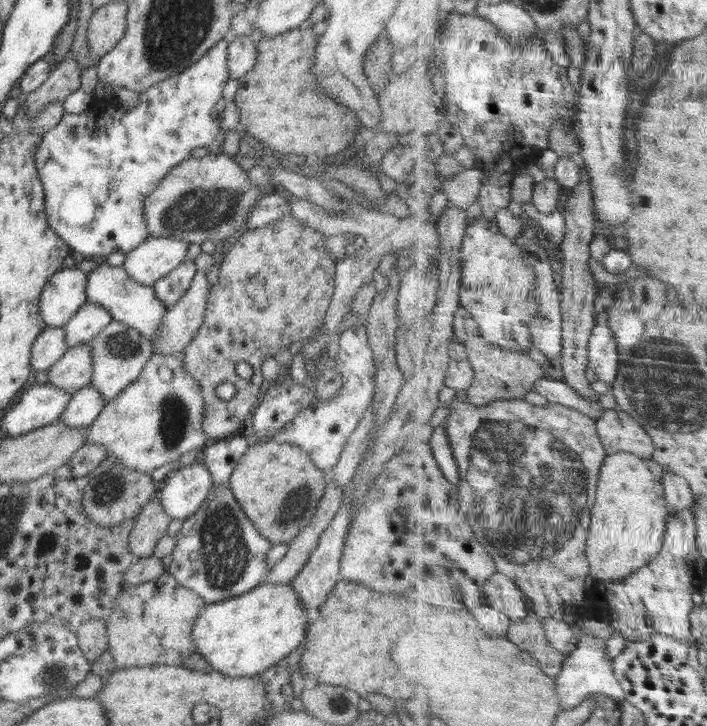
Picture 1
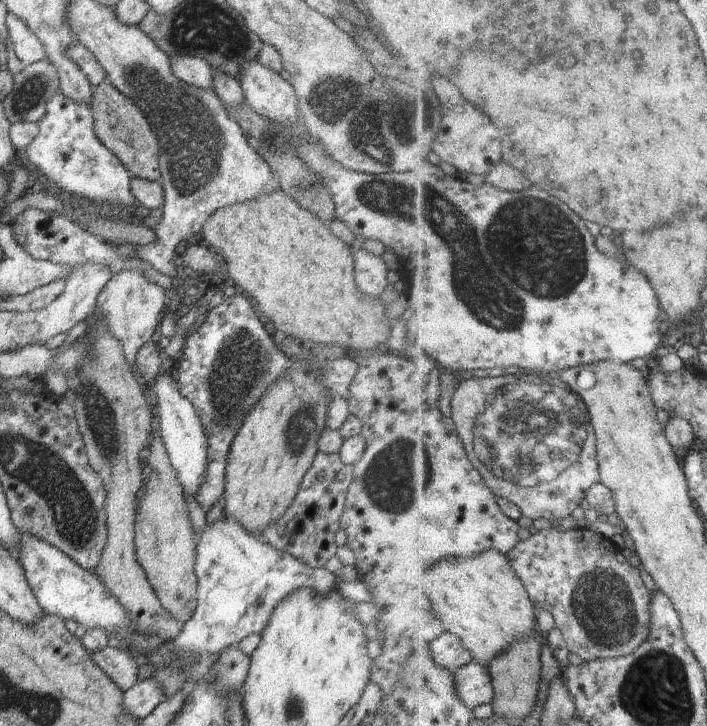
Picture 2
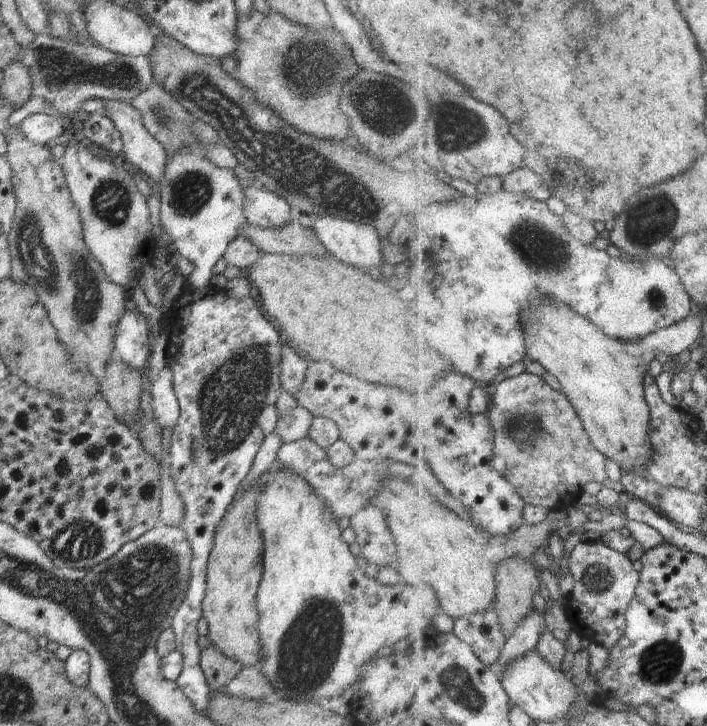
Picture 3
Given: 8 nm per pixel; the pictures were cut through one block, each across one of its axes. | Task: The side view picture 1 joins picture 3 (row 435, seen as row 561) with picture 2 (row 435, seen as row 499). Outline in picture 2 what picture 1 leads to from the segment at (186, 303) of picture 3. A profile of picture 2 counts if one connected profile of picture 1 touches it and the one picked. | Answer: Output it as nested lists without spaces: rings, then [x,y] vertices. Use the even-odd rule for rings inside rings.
[[[240,291],[235,296],[225,297],[223,302],[209,309],[204,324],[192,329],[186,338],[178,368],[180,394],[194,406],[206,434],[208,444],[208,464],[204,474],[204,484],[194,496],[196,502],[208,512],[224,494],[226,466],[230,446],[242,428],[246,414],[262,398],[268,384],[272,384],[290,366],[296,370],[294,360],[290,362],[286,352],[274,344],[272,336],[266,332],[254,312],[250,299]]]

